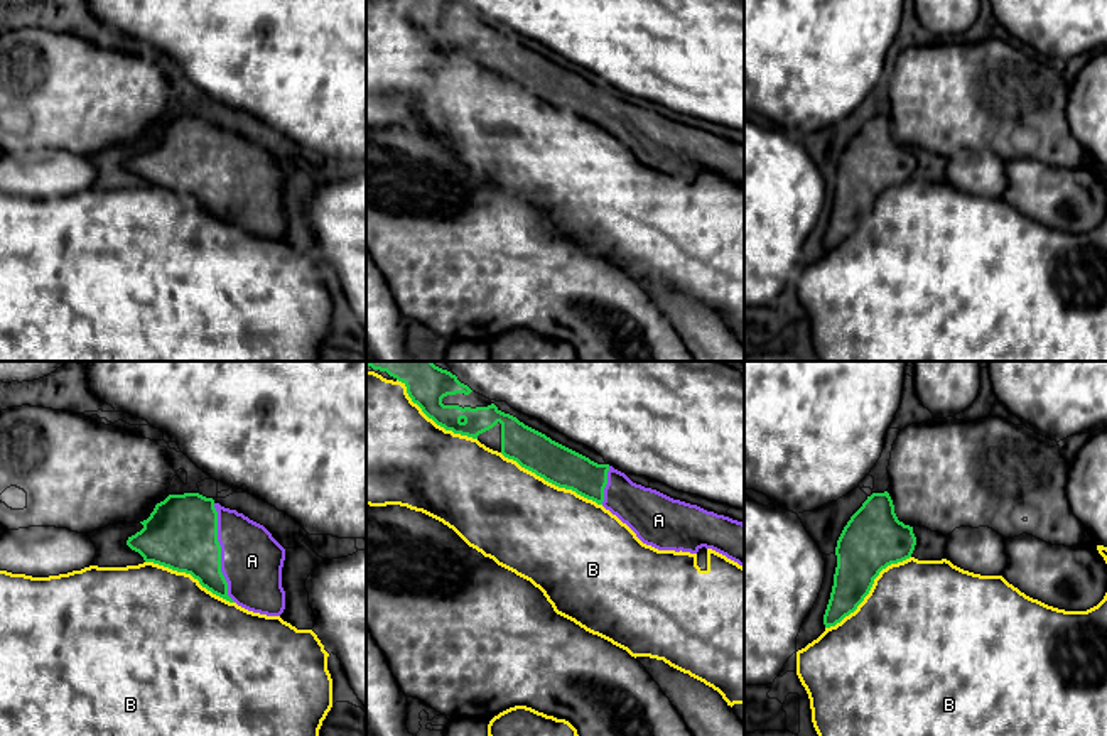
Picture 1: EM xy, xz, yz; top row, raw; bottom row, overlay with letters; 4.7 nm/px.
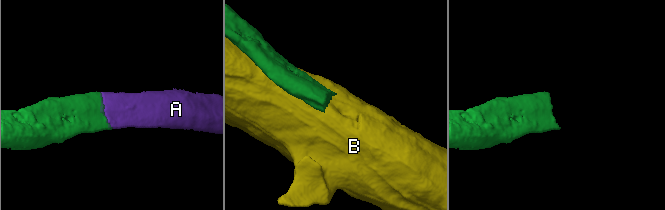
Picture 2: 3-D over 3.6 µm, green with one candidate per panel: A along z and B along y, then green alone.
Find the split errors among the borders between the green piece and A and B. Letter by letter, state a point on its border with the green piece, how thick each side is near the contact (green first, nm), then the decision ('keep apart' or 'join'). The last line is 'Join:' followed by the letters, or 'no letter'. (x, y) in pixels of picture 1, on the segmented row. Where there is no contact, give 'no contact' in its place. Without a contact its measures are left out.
A: xy (220, 552) | 340/300 nm | join
B: xz (550, 481) | 190/460 nm | keep apart
Join: A

